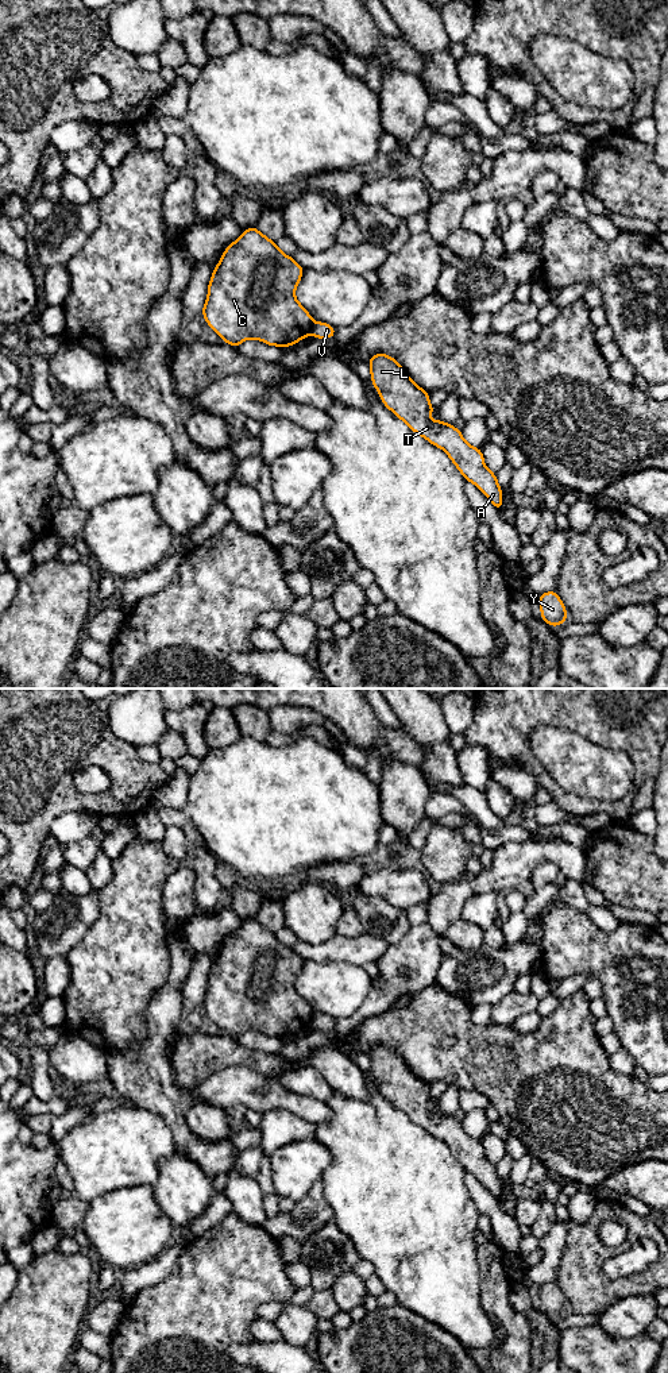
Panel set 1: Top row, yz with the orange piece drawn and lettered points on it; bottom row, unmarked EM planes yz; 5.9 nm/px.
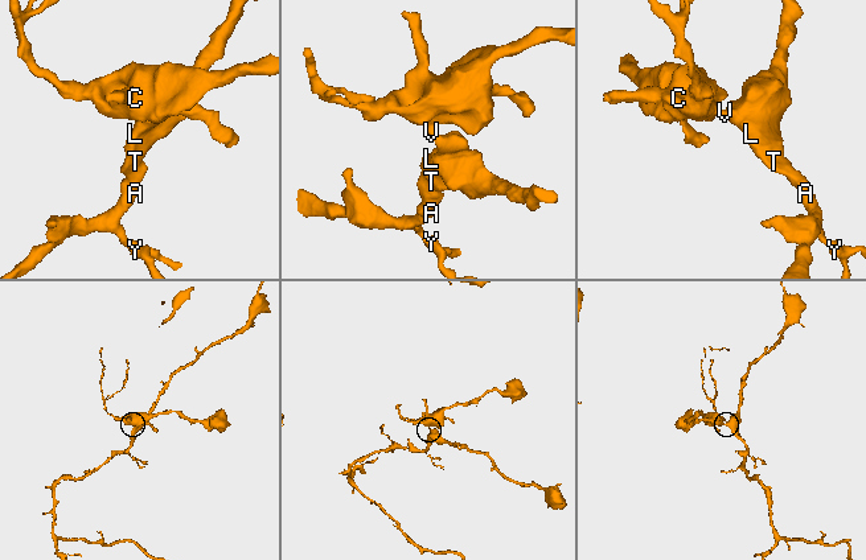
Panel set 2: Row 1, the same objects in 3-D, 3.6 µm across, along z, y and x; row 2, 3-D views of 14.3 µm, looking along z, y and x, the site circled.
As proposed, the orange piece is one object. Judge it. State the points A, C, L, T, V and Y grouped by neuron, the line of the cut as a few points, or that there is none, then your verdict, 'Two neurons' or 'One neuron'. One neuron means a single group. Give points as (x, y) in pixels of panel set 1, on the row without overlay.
Groups: A L T V Y / C. Split along yz (313, 1013), (309, 1025). Two neurons

